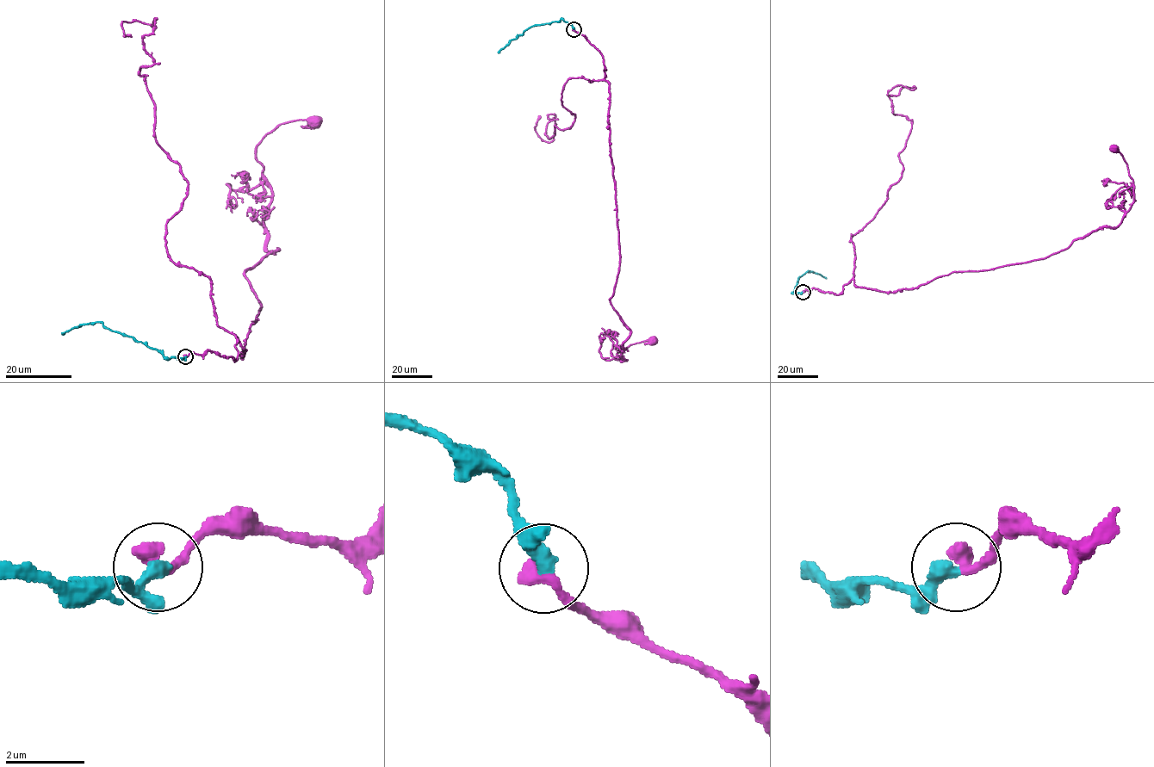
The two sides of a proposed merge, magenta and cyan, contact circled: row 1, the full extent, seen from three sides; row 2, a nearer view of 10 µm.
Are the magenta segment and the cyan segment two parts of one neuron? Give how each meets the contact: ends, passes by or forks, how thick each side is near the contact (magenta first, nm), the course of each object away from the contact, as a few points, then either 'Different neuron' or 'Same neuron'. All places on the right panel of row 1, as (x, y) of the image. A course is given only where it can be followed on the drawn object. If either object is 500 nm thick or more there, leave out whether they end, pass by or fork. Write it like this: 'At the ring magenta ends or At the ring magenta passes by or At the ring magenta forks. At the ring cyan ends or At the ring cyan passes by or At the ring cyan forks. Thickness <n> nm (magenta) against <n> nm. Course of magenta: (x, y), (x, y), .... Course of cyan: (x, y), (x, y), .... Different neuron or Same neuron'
At the ring magenta ends. At the ring cyan ends. Thickness 440 nm (magenta) against 400 nm. Course of magenta: (803, 292), (839, 294), (853, 279), (914, 288), (1043, 259), (1115, 227), (1134, 187), (1113, 148). Course of cyan: (803, 292), (792, 292), (798, 279), (808, 271), (826, 278). Same neuron

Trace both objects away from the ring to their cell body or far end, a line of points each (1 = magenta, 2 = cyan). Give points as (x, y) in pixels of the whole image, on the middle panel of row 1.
1: (573, 29), (602, 55), (609, 83), (619, 253), (610, 300), (630, 330), (627, 360), (617, 354), (653, 340)
2: (573, 29), (561, 19), (536, 25), (511, 40), (498, 52)

